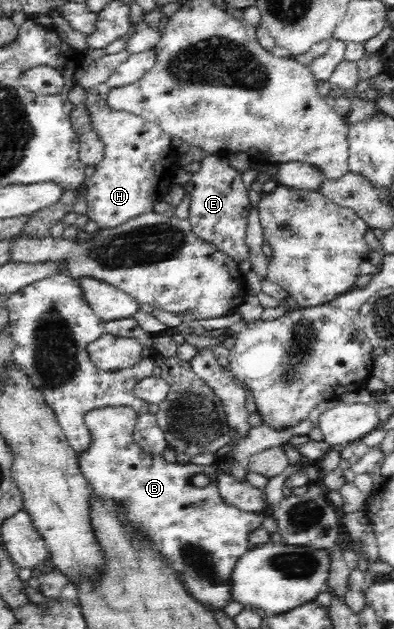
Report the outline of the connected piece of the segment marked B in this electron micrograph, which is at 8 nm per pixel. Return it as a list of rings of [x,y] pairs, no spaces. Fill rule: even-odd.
[[[129,407],[101,408],[89,413],[85,421],[93,433],[93,444],[78,455],[81,472],[95,493],[123,505],[123,513],[127,515],[125,518],[127,529],[133,533],[139,529],[139,533],[147,535],[154,541],[154,550],[164,554],[172,568],[175,568],[179,574],[183,572],[181,580],[185,580],[185,588],[189,588],[189,592],[193,592],[193,596],[197,596],[201,604],[212,612],[223,611],[227,602],[230,602],[230,594],[228,594],[230,573],[233,572],[238,557],[251,548],[249,534],[257,528],[262,528],[261,524],[268,512],[240,511],[222,502],[221,495],[218,494],[218,474],[212,464],[199,465],[190,461],[188,463],[175,461],[171,464],[163,455],[157,456],[141,450],[133,438],[137,420],[137,412],[133,412]],[[200,472],[210,477],[210,482],[205,487],[195,487],[190,482],[190,479]]]

